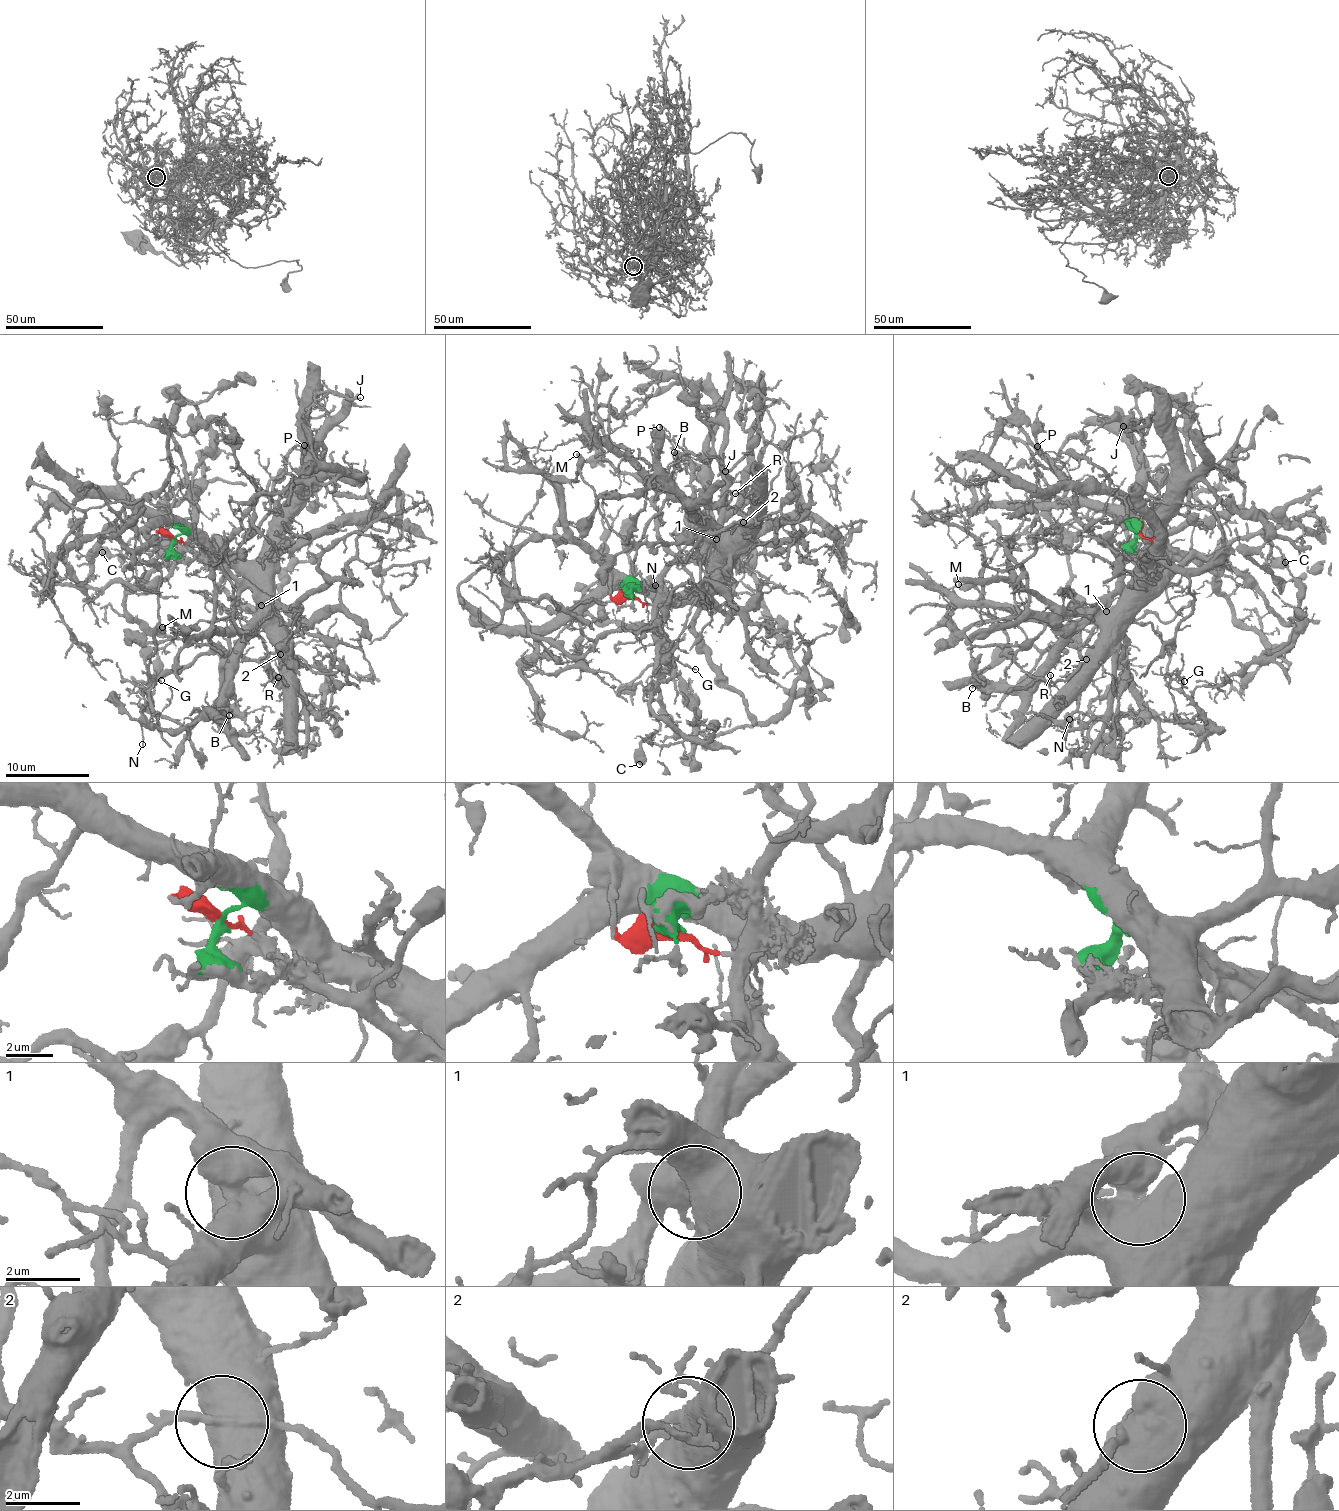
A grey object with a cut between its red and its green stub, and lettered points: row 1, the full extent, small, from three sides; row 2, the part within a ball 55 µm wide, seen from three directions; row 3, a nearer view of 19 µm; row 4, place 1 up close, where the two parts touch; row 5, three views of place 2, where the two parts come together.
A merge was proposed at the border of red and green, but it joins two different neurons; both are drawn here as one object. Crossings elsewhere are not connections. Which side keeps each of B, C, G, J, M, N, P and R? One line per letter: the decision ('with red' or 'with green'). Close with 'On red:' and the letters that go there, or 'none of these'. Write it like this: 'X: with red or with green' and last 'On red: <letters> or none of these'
B: with green
C: with red
G: with red
J: with green
M: with red
N: with red
P: with green
R: with green
On red: C, G, M, N

